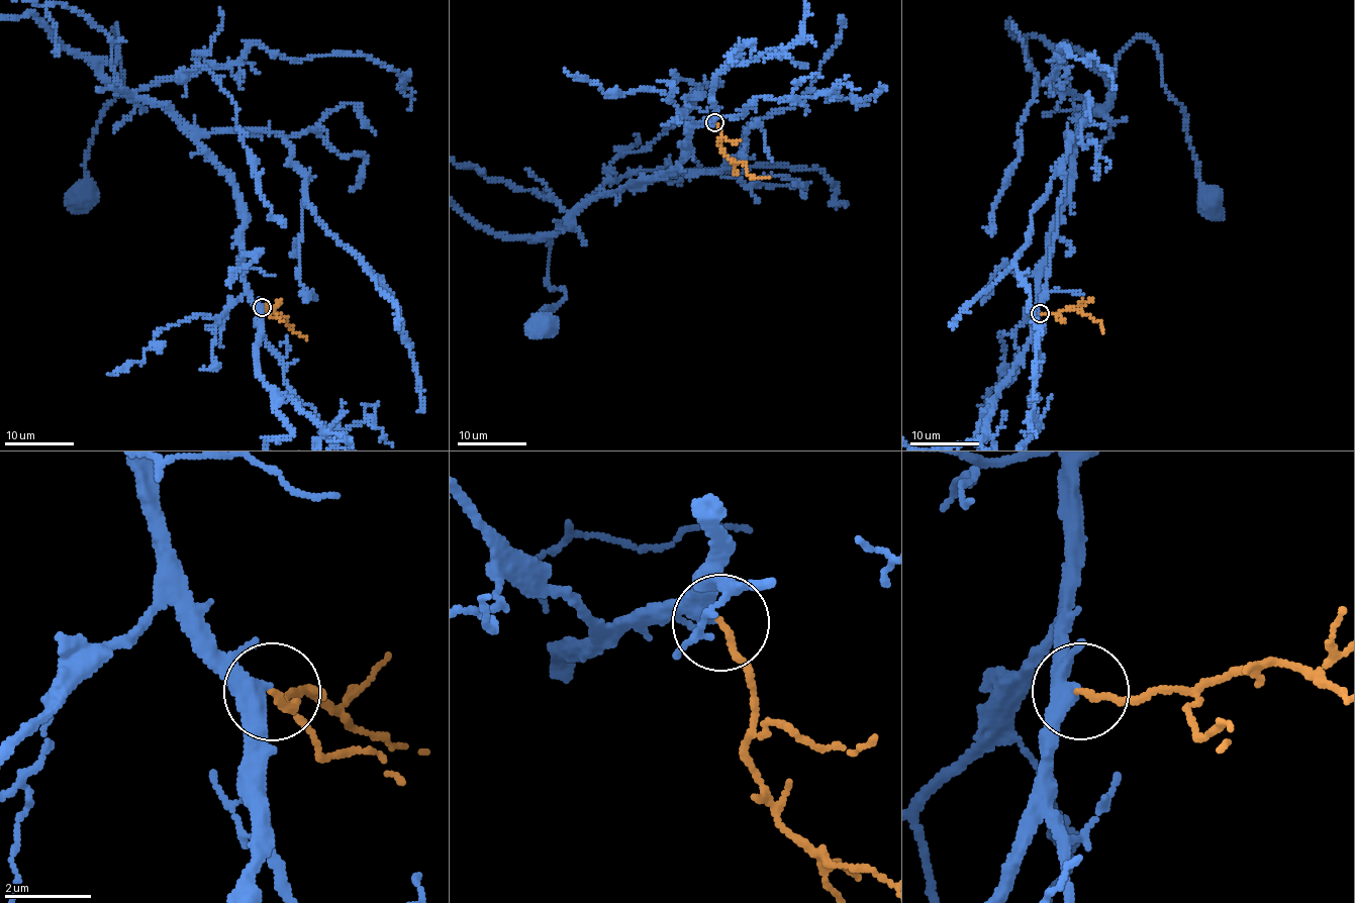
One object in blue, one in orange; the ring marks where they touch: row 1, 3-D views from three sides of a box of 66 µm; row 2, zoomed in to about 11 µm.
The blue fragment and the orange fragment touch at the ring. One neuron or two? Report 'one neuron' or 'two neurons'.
one neuron

